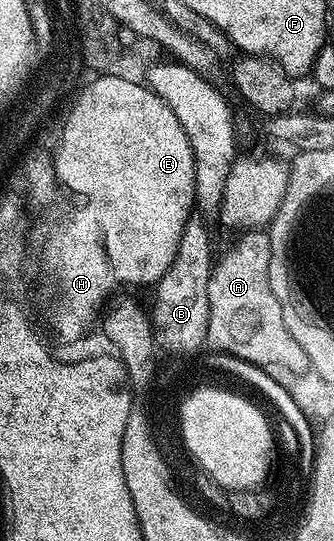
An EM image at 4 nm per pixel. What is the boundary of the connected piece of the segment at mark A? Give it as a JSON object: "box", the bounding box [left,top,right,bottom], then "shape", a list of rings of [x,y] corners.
{"box":[207,232,308,374],"shape":[[[245,232],[238,238],[241,239],[222,258],[220,255],[214,261],[211,280],[207,284],[208,345],[260,367],[278,366],[289,374],[308,371],[307,352],[303,352],[284,326],[282,309],[268,282],[268,265],[271,262],[268,233]]]}

